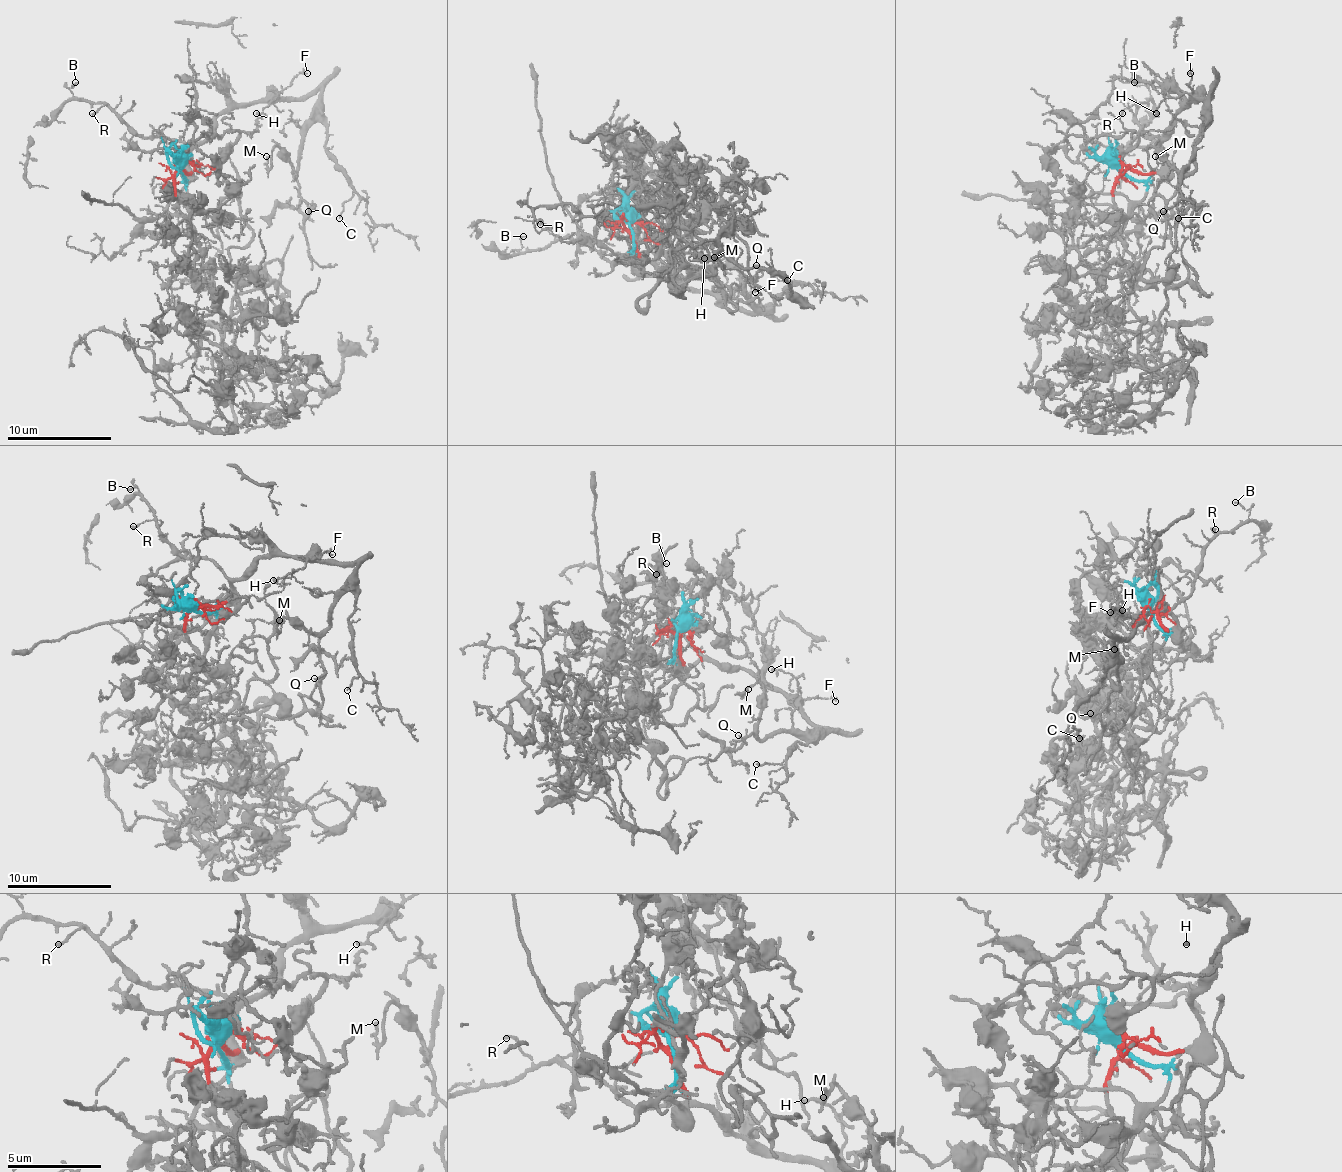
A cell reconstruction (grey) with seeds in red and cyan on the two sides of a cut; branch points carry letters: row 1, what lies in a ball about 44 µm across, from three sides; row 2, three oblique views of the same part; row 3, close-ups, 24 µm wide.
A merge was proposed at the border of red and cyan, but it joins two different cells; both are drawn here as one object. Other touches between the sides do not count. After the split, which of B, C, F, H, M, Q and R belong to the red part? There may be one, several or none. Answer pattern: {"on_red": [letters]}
{"on_red": ["B", "C", "F", "H", "M", "Q", "R"]}

